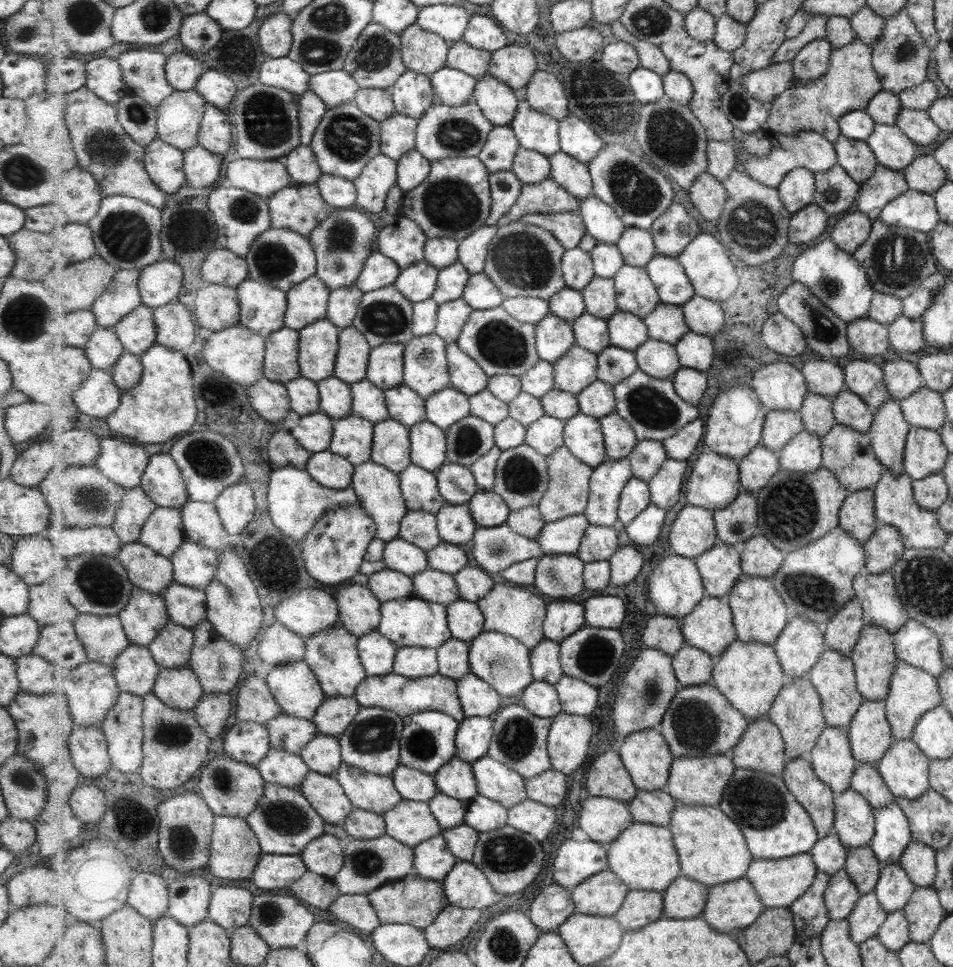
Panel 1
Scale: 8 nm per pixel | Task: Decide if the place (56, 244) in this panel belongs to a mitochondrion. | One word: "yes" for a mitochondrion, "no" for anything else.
no

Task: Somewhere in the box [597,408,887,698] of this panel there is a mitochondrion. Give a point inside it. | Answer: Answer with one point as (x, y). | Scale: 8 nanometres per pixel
(792, 511)

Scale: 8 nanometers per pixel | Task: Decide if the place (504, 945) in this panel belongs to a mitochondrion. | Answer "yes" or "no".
yes

